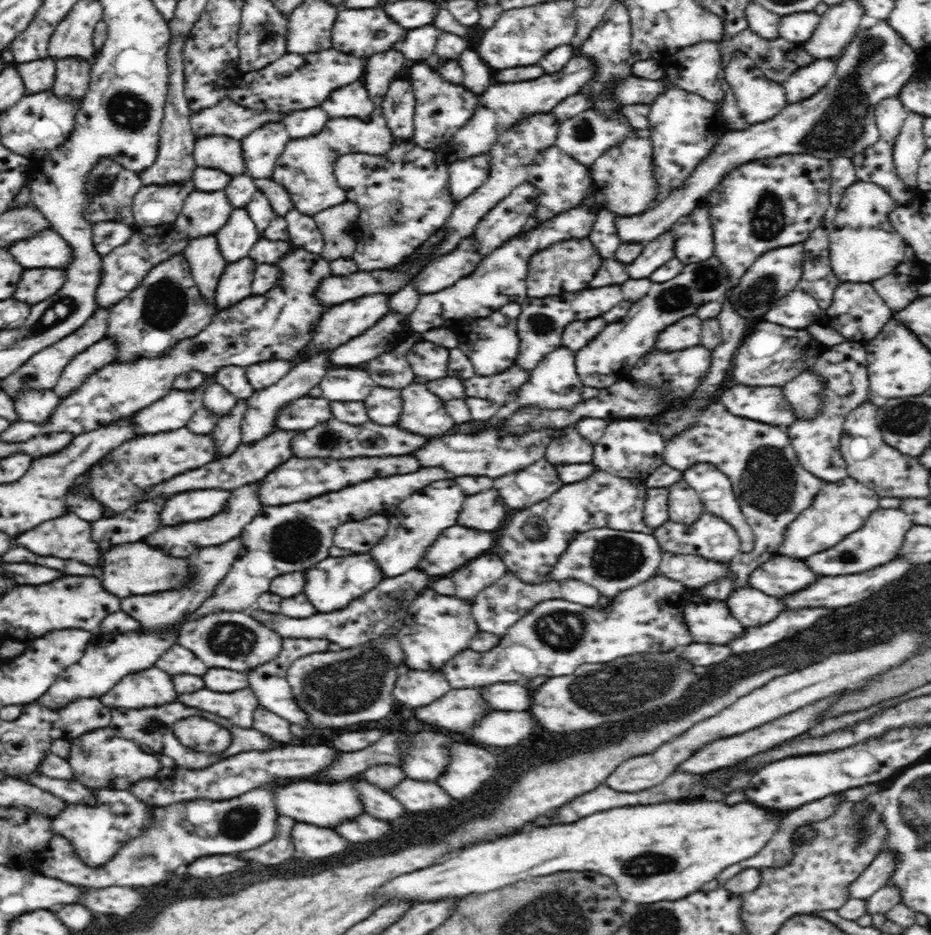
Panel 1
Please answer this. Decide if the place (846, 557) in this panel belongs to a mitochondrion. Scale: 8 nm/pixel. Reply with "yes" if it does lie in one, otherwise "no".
yes

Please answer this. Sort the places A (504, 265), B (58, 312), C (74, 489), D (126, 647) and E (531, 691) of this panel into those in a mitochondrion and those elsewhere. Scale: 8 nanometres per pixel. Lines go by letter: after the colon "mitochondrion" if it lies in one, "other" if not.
A: mitochondrion
B: mitochondrion
C: other
D: other
E: other

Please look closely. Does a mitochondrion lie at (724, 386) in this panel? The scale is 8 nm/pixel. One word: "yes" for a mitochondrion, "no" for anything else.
no

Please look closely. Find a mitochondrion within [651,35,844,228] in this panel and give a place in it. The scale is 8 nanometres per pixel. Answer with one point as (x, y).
(770, 59)

